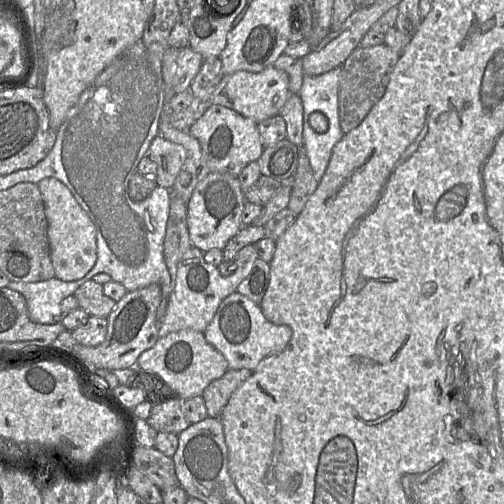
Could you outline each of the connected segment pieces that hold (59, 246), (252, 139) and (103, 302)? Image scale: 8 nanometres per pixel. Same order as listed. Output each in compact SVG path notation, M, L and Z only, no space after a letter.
M48 177L38 184L48 223L50 257L59 280L70 282L83 278L97 260L96 228L70 190L60 180Z
M213 104L190 127L189 133L200 142L204 158L210 172L238 177L251 162L258 161L264 145L257 123L233 109Z
M93 280L83 283L73 294L79 308L90 316L107 318L114 309L116 302L106 296L103 285Z

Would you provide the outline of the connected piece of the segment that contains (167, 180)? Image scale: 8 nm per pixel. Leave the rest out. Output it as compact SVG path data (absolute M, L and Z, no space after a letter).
M157 135L151 142L148 155L157 164L158 186L170 190L184 163L182 147Z

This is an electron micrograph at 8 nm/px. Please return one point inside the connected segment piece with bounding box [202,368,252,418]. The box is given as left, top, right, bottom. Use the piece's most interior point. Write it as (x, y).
(216, 395)

